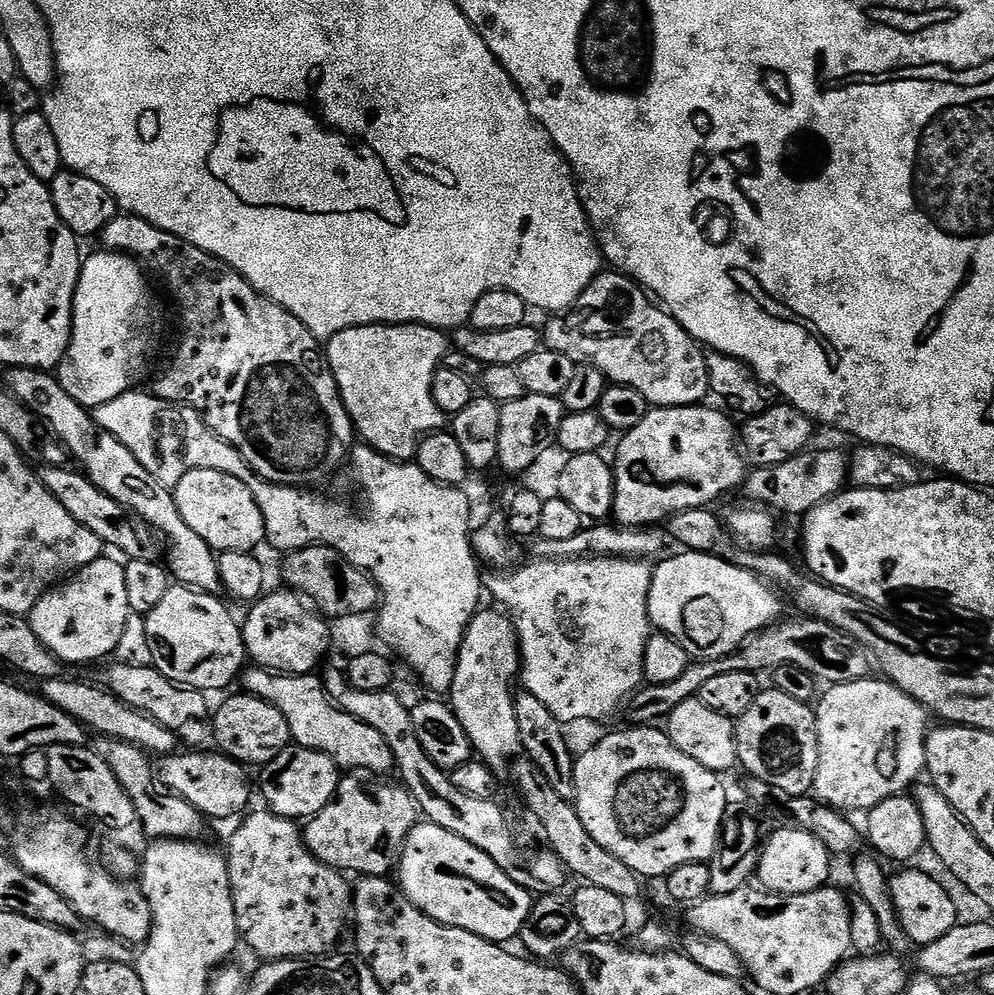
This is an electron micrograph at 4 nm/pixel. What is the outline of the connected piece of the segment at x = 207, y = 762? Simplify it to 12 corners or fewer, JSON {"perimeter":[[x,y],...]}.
{"perimeter":[[219,751],[159,757],[159,783],[209,821],[249,811],[245,765]]}

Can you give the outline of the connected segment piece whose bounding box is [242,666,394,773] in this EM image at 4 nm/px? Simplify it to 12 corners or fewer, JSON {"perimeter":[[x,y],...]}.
{"perimeter":[[252,666],[243,691],[299,747],[341,770],[393,771],[382,734],[341,712],[315,675]]}

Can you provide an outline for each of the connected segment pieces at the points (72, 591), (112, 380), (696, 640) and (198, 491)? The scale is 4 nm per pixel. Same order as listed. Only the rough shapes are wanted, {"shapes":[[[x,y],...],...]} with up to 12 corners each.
{"shapes":[[[119,559],[49,588],[34,634],[68,664],[111,657],[126,630]],[[80,269],[62,390],[89,410],[133,391],[152,352],[145,269]],[[720,556],[655,565],[648,618],[693,661],[781,619],[775,591]],[[190,470],[174,495],[213,552],[255,553],[262,510],[238,478]]]}

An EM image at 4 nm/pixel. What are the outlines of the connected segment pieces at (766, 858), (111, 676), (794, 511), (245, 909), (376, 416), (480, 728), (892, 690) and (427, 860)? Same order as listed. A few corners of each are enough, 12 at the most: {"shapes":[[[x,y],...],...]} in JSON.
{"shapes":[[[809,832],[763,841],[755,883],[773,896],[825,887],[833,863]],[[112,666],[126,706],[181,730],[207,717],[209,697],[156,668]],[[836,448],[753,467],[745,501],[803,518],[848,480]],[[252,810],[226,859],[241,941],[327,957],[353,885],[297,821]],[[367,324],[326,359],[367,447],[408,462],[445,427],[432,379],[449,337]],[[477,611],[450,707],[497,770],[521,755],[520,645],[503,611]],[[887,678],[815,705],[815,799],[869,810],[926,772],[930,713]],[[420,822],[398,887],[439,924],[503,945],[534,903],[478,846]]]}

